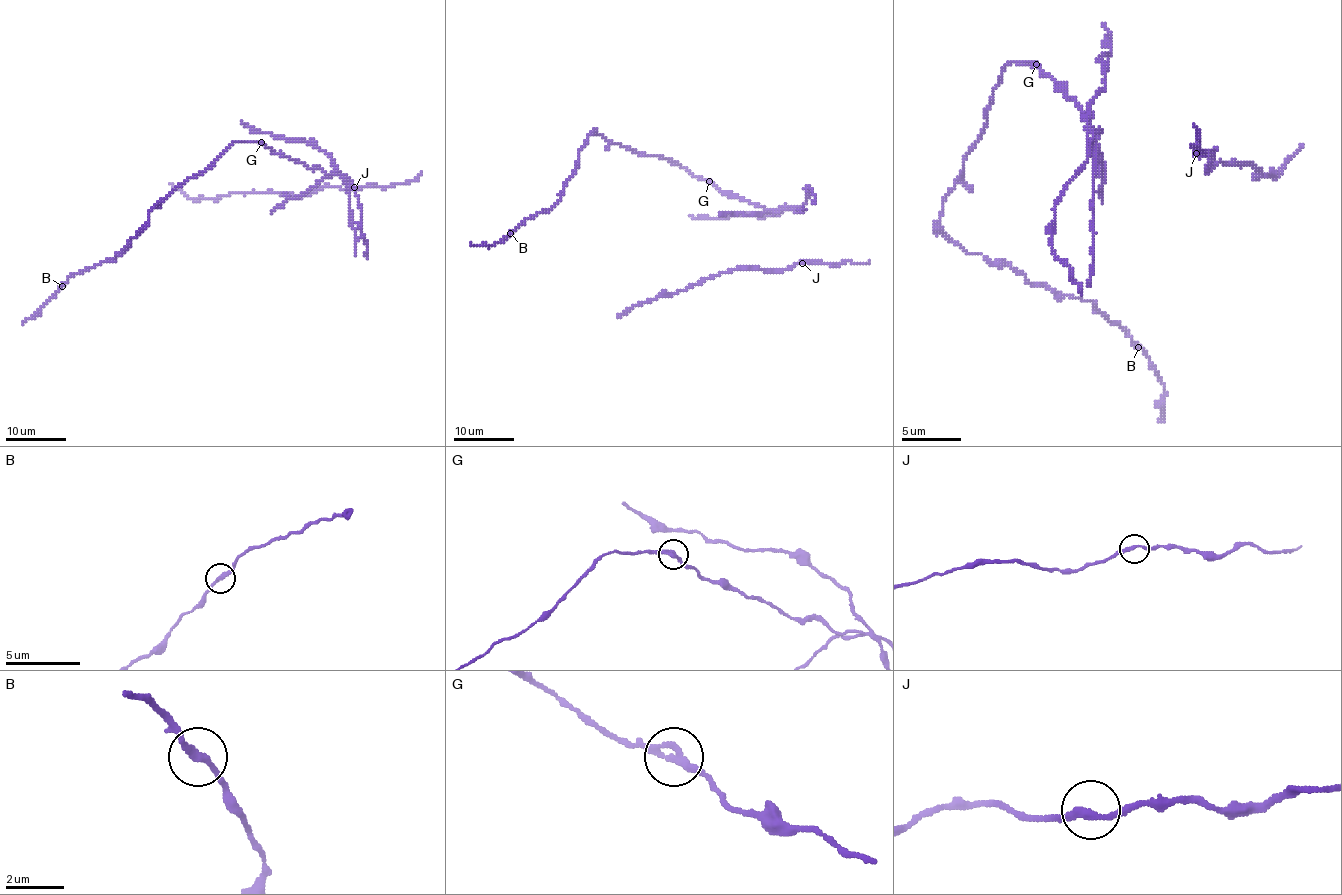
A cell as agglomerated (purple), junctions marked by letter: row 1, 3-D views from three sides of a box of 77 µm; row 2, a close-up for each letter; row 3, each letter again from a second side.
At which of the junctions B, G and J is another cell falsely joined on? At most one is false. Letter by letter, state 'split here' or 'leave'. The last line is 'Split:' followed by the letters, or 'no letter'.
B: leave
G: split here
J: leave
Split: G

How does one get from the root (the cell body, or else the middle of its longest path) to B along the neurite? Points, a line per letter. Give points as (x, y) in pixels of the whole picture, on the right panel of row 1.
B: (1031, 62), (1005, 68), (963, 177), (943, 203), (940, 227), (969, 253), (1090, 301), (1137, 348)

